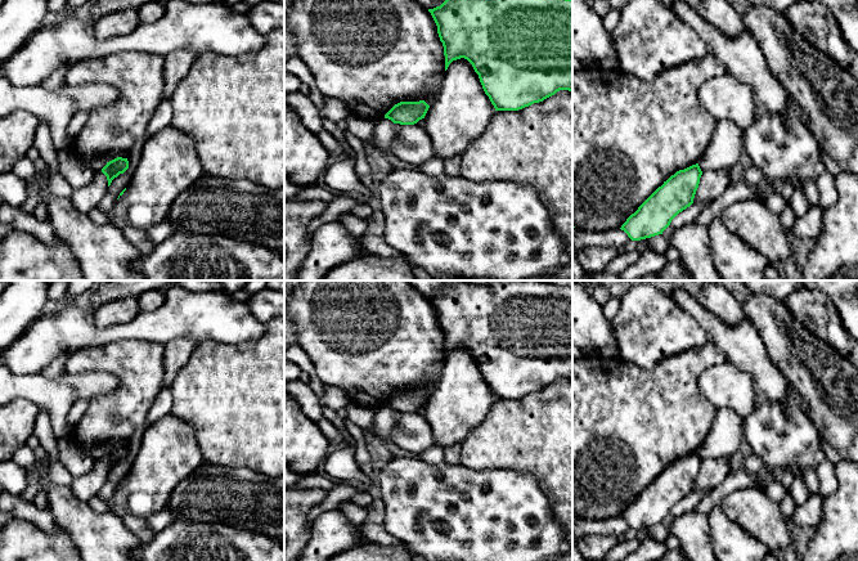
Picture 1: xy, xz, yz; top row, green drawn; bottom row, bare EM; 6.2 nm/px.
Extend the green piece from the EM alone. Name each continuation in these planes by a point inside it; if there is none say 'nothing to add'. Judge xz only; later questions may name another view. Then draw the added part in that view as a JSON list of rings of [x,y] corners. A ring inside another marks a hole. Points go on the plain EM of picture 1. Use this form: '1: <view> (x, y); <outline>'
nothing to add

